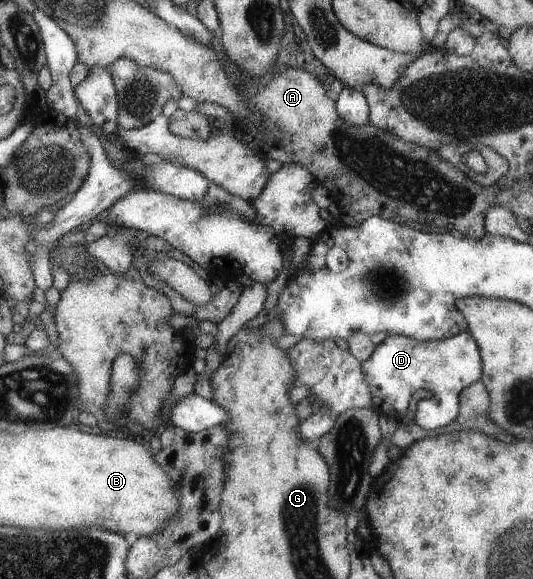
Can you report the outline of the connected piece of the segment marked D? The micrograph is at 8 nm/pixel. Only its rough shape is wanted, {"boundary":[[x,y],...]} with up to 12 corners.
{"boundary":[[469,330],[387,334],[362,363],[373,407],[396,420],[412,391],[456,395],[483,377]]}

